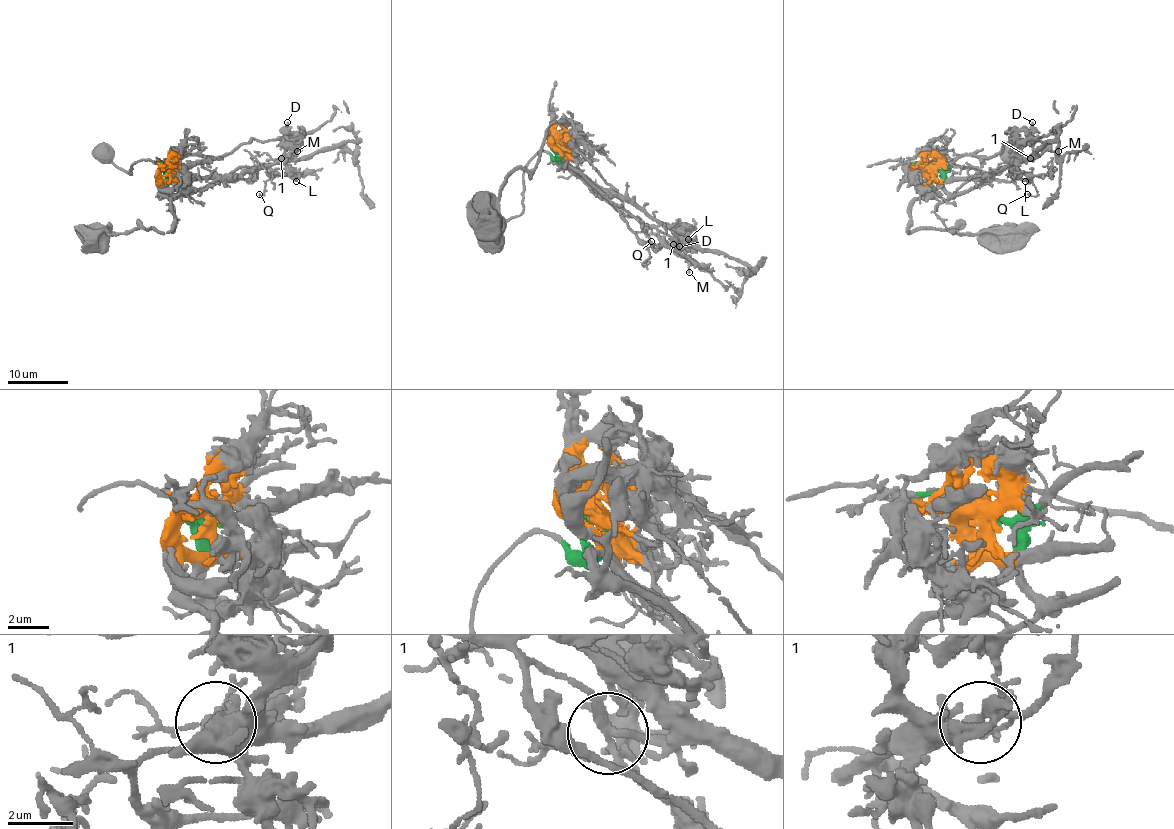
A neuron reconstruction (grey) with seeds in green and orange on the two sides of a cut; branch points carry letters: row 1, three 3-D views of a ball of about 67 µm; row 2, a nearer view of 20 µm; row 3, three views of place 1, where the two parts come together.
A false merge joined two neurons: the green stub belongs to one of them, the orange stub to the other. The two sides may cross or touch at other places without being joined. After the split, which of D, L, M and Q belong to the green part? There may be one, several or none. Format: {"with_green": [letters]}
{"with_green": ["M", "Q"]}

